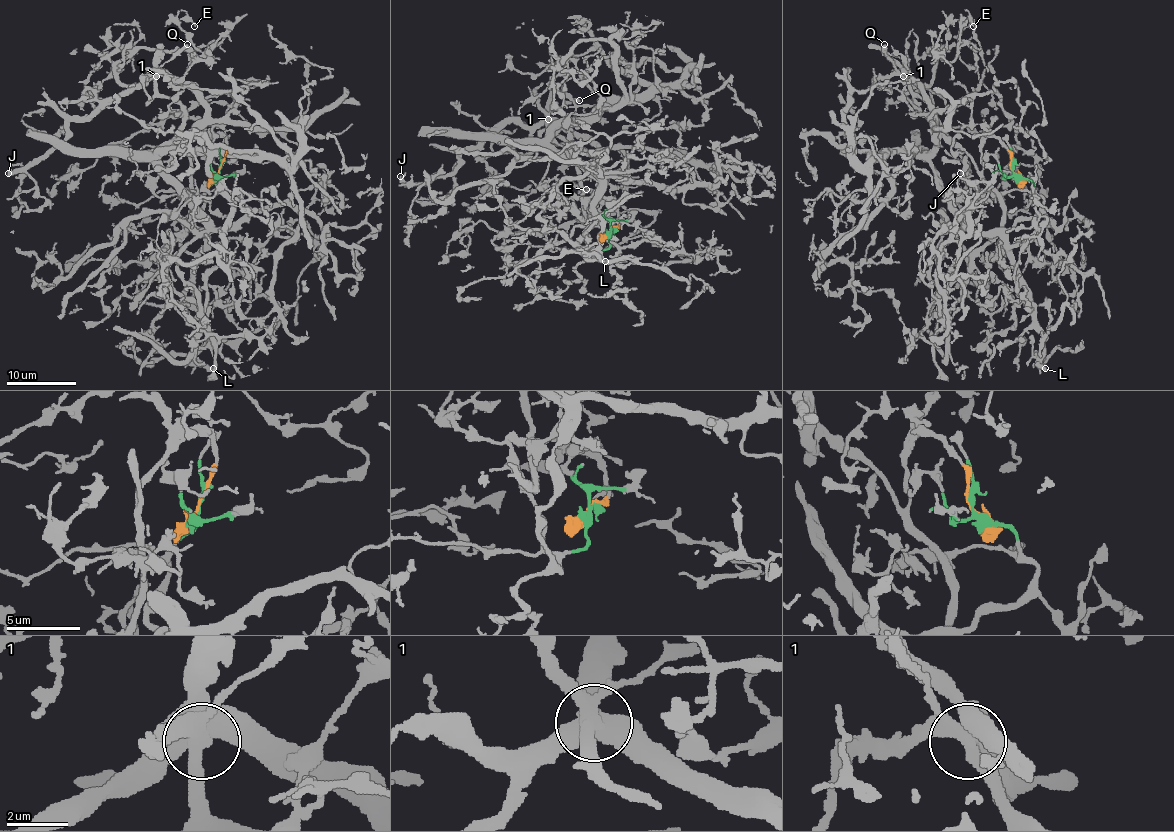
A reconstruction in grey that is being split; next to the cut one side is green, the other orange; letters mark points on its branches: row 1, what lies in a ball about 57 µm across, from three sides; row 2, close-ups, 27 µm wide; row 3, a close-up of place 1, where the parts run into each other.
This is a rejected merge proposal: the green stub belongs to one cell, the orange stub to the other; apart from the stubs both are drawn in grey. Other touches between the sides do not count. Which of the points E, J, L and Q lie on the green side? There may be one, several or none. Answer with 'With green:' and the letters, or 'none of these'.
With green: E, J, L

